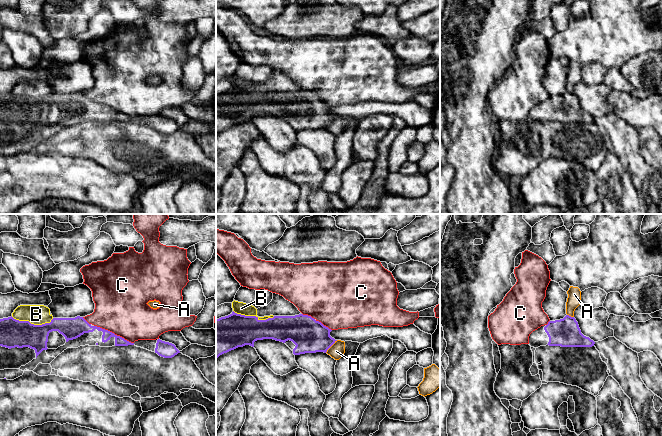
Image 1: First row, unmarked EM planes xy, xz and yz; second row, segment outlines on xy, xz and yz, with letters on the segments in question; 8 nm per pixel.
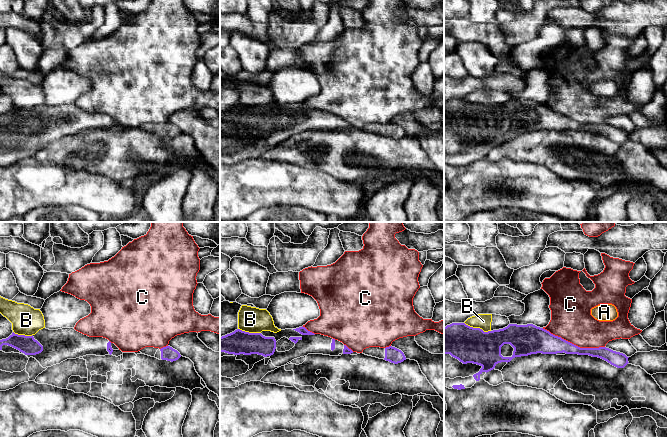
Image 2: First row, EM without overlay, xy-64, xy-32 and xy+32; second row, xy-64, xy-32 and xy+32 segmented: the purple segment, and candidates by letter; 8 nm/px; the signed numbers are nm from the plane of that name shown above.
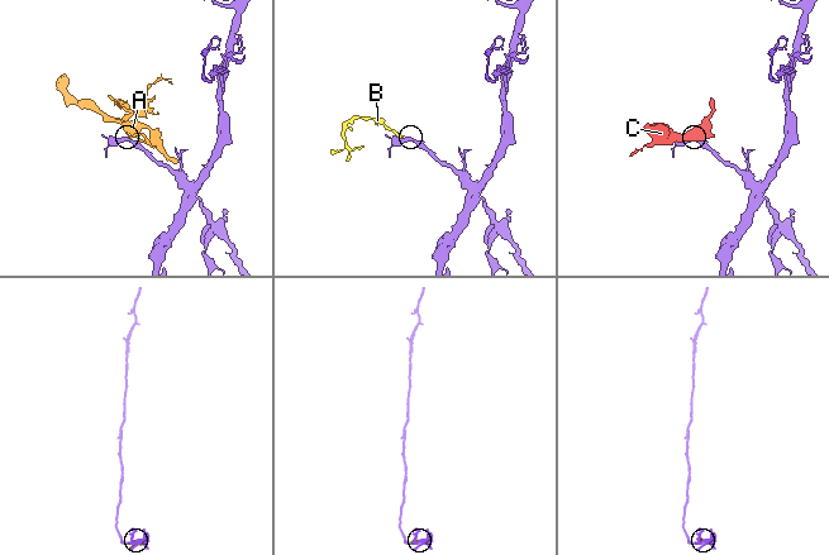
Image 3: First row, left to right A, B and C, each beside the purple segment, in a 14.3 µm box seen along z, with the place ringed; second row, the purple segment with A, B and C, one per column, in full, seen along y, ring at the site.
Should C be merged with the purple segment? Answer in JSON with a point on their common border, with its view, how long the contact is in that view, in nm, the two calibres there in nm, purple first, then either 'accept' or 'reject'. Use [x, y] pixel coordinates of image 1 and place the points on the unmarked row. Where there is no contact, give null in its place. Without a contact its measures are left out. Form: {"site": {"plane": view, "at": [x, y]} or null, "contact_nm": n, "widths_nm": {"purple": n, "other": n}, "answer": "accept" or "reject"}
{"site": {"plane": "xy", "at": [113, 109]}, "contact_nm": 360, "widths_nm": {"purple": 100, "other": 420}, "answer": "reject"}

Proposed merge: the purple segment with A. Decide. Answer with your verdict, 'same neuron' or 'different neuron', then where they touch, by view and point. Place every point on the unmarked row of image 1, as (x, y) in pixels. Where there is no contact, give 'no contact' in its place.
different neuron; meets purple in xz at (331, 121)

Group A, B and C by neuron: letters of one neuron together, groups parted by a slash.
A / B / C

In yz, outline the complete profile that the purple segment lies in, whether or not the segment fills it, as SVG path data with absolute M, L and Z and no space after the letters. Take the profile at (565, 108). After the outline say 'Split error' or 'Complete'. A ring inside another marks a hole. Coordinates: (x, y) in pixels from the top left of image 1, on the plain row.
M566 91L563 95L549 97L529 112L529 121L561 123L592 123L595 118L581 109L578 98L574 93Z. Split error

